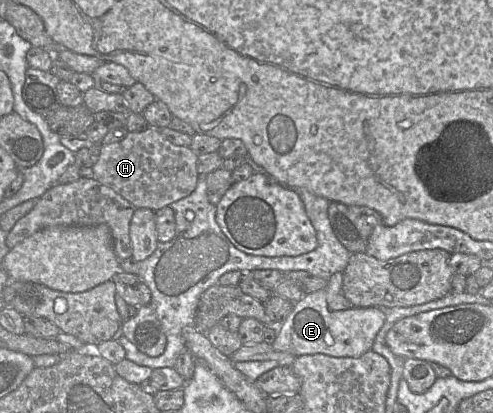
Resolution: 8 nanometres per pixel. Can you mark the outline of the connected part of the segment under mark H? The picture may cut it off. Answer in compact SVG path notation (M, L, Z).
M149 126L141 132L128 132L119 142L101 145L93 178L113 189L135 208L157 211L190 195L198 182L196 155L188 146L178 146Z

